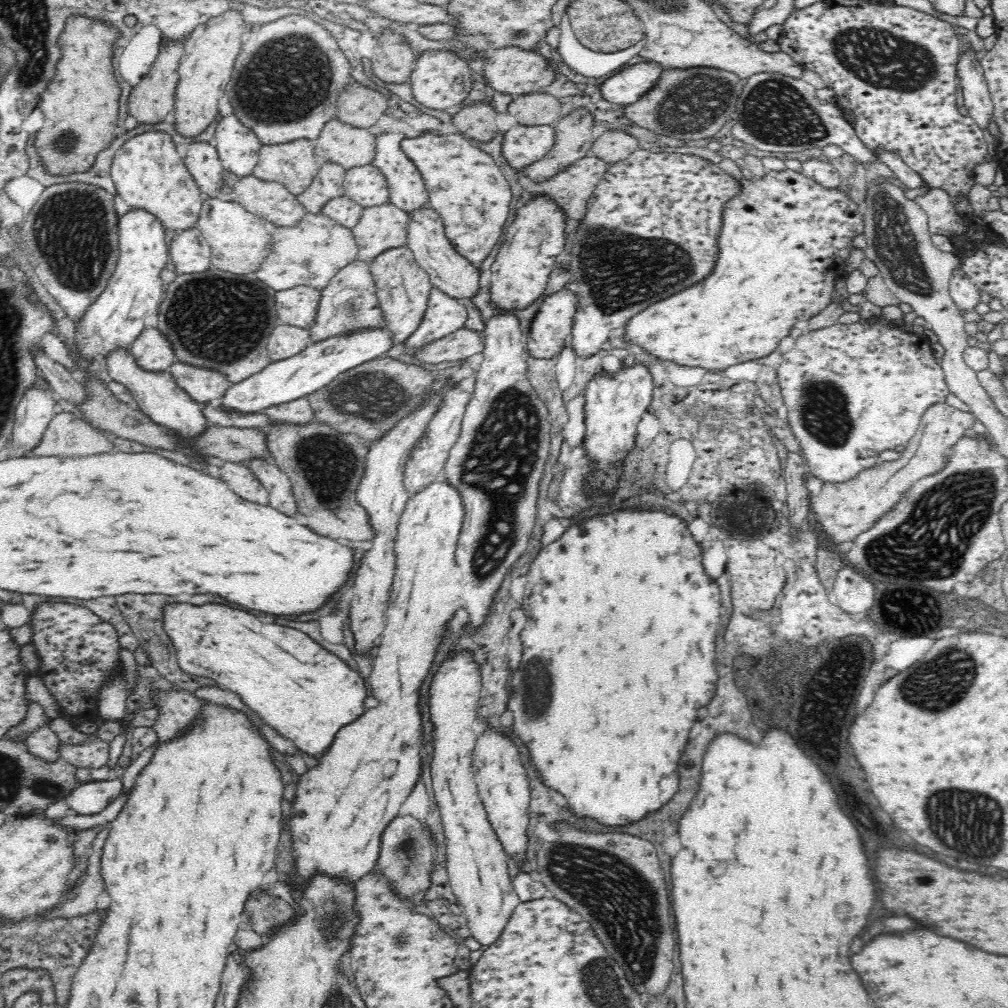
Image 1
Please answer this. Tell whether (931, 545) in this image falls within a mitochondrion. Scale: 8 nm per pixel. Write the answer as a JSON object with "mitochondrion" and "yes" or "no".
{"mitochondrion":"yes"}

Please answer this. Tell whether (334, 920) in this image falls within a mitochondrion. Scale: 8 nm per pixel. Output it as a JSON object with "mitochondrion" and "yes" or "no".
{"mitochondrion":"yes"}

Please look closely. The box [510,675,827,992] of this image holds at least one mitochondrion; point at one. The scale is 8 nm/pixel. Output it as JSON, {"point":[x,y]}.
{"point":[612,889]}

